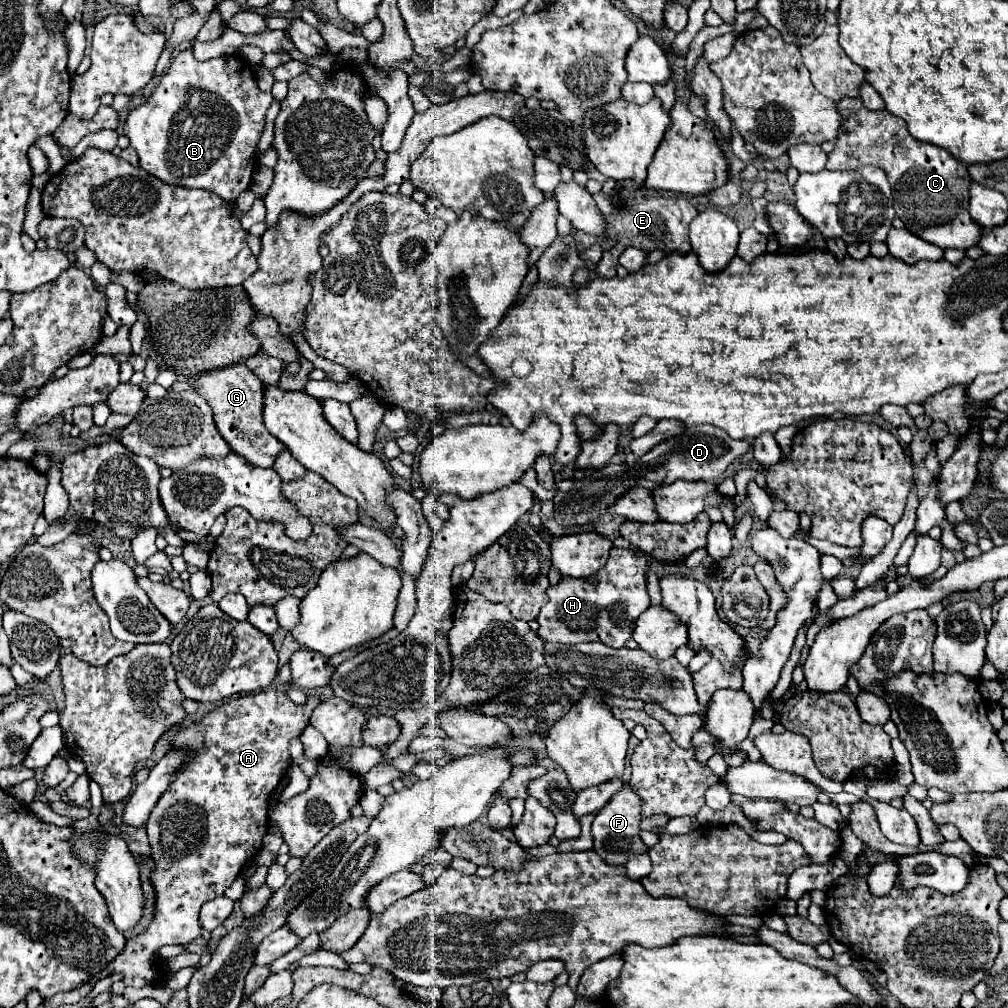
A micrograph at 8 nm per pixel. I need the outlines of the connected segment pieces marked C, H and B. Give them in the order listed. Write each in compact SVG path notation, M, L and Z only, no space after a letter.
M841 99L837 111L843 117L835 149L829 153L827 169L859 169L863 165L883 167L893 189L893 209L905 227L917 237L937 245L967 249L979 241L979 225L969 215L969 171L941 147L913 139L905 121L889 111L869 111L861 99Z
M613 547L603 569L587 579L561 579L547 589L549 603L541 609L539 637L551 643L575 645L583 641L601 641L609 647L623 647L633 637L639 615L649 607L647 595L649 561L633 549Z
M181 51L173 59L169 71L163 75L159 87L153 91L147 103L129 111L129 117L125 121L125 135L139 155L139 167L149 175L177 187L207 189L219 195L225 203L233 203L239 193L251 185L255 171L255 147L261 139L265 113L269 111L271 103L273 97L257 89L247 61L239 61L237 57L217 57L199 63L193 59L193 51Z

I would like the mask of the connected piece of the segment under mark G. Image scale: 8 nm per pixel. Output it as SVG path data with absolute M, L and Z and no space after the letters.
M237 363L231 367L215 369L209 373L199 375L197 379L189 379L191 385L197 387L197 393L203 395L203 399L211 405L215 423L219 433L225 437L225 441L231 445L231 449L245 457L251 465L257 467L273 467L277 455L285 449L285 445L269 435L265 423L263 423L263 391L265 385L253 371L245 367L245 363Z

